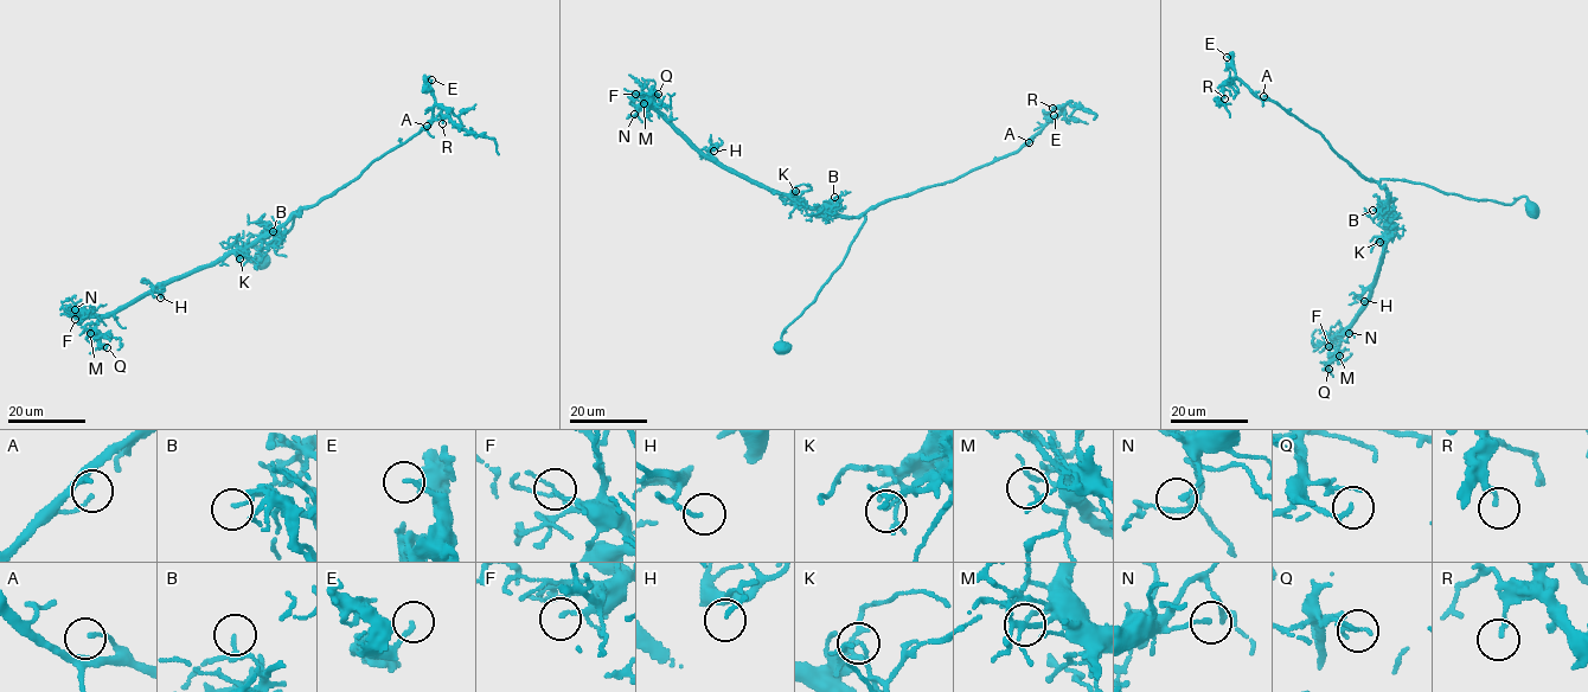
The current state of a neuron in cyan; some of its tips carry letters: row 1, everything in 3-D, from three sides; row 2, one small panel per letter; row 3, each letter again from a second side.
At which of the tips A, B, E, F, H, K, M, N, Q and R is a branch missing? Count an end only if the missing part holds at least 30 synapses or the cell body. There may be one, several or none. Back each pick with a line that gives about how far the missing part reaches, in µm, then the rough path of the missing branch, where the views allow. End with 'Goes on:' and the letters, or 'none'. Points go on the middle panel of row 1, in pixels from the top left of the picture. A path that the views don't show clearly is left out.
Goes on: none

